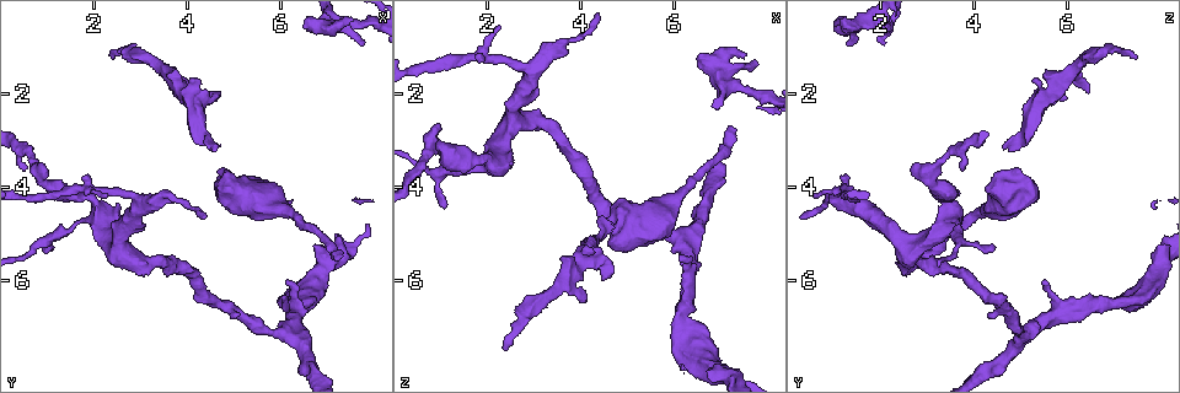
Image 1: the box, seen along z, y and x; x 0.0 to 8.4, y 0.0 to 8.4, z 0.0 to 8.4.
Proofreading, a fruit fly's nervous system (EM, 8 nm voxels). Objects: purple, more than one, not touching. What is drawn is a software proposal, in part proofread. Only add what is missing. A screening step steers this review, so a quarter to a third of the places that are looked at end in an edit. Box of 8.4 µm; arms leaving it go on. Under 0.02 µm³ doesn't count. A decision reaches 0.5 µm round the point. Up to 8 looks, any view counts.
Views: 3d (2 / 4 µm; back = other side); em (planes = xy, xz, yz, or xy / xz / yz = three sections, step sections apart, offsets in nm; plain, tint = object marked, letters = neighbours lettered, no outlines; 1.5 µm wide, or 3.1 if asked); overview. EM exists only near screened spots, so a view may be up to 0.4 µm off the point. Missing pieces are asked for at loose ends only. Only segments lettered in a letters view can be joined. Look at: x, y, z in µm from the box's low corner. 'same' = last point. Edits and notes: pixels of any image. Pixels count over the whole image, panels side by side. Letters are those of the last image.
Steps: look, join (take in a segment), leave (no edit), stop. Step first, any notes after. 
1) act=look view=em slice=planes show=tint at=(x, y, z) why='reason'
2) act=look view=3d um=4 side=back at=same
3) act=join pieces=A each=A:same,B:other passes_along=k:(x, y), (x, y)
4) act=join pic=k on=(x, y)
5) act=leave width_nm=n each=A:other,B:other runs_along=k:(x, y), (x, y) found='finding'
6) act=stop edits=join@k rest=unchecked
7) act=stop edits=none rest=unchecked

act=look view=em slice=planes show=plain at=(7.80, 1.00, 1.40) why='thin end'

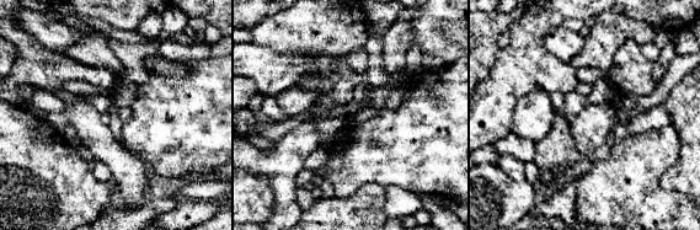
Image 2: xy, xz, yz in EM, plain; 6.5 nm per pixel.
act=look view=em slice=planes show=letters at=same why='what lies round it'

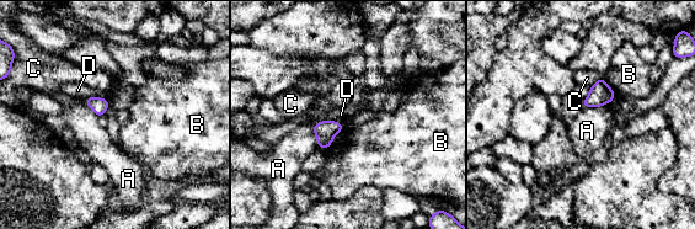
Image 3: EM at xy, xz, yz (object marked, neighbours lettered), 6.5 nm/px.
act=leave each=A:other,B:other,C:other,D:other border=3:(343, 127), (326, 148) found='none of them fits'

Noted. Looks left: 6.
act=look view=em slice=planes show=letters at=(7.25, 5.45, 2.80) why='tapers out'

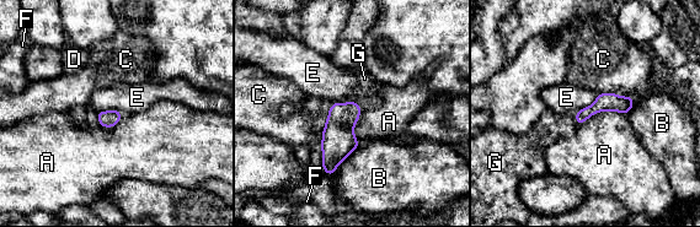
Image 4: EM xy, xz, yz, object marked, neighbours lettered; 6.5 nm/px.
act=join pieces=G longest_contact=A:340nm each=A:other,B:other,C:other,D:other,E:other,F:other,G:same passes_along=4:(604, 101), (576, 118), (551, 126) found='it goes on there'

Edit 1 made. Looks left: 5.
act=look view=em slice=planes show=letters at=(2.35, 1.20, 7.50) why='free end'

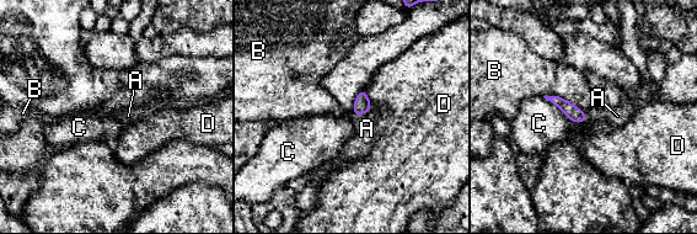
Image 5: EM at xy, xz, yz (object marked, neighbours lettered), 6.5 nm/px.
act=join pieces=A each=A:same,B:other,C:other,D:other passes_along=5:(362, 105), (362, 113), (366, 128) found='it goes on there'

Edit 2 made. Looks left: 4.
act=stop edits=join@4,join@5 rest=unchecked

